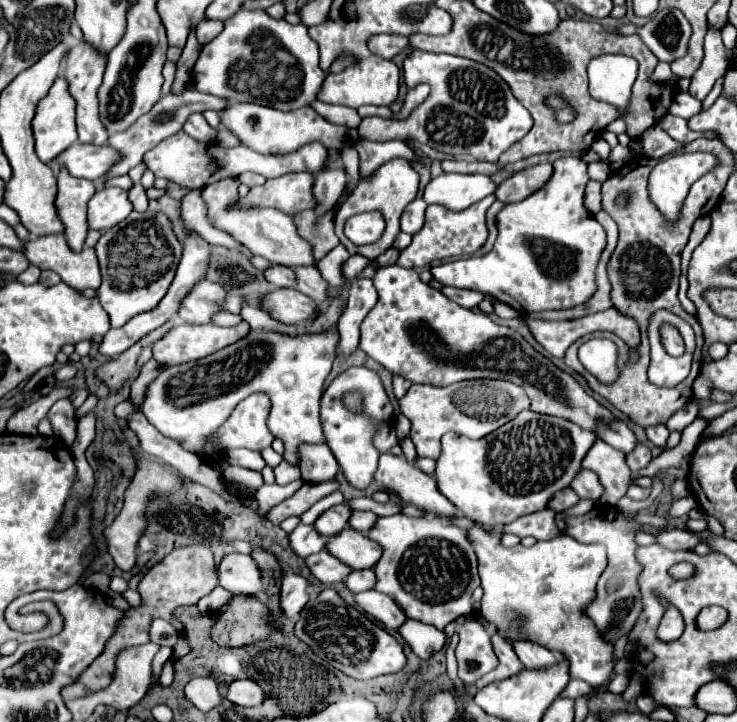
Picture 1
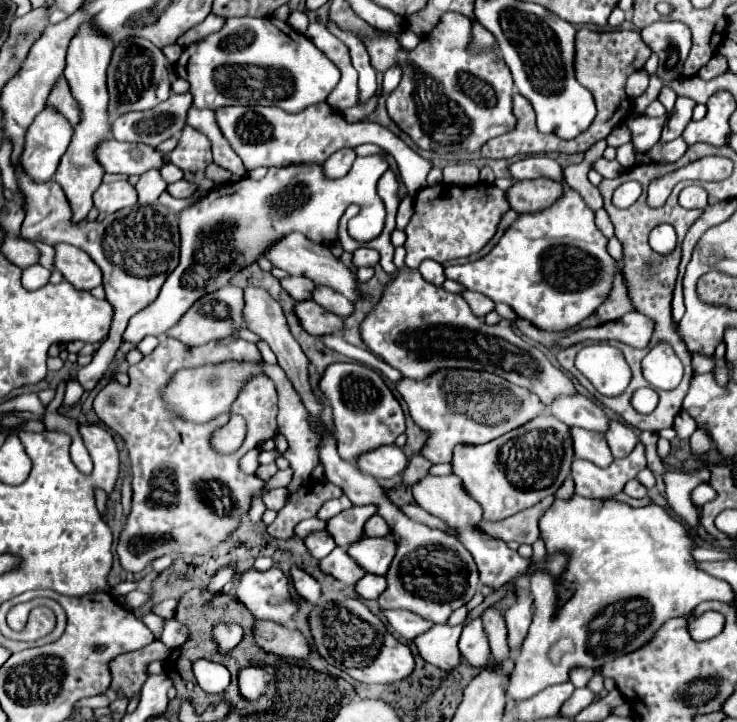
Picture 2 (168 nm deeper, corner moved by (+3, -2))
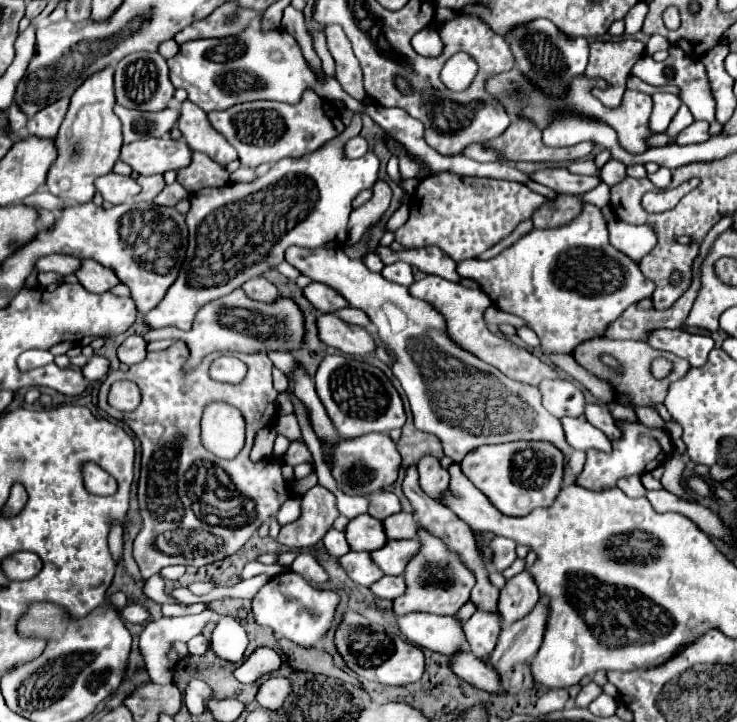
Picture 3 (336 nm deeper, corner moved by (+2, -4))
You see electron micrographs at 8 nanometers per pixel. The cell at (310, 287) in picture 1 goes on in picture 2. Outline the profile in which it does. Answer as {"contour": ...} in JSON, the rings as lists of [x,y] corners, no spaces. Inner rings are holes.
{"contour":[[[316,286],[314,292],[312,292],[312,300],[316,304],[320,304],[322,308],[326,308],[328,312],[332,312],[336,316],[342,316],[342,318],[352,314],[352,310],[354,310],[352,302],[346,296],[342,296],[340,292],[336,292],[328,286]]]}

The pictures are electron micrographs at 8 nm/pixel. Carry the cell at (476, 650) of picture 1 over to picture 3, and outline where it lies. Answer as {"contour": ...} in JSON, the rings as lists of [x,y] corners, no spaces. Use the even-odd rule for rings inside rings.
{"contour":[[[477,610],[463,624],[463,630],[465,630],[471,652],[477,658],[487,658],[495,650],[501,628],[503,628],[503,624],[501,624],[501,614],[499,612]]]}

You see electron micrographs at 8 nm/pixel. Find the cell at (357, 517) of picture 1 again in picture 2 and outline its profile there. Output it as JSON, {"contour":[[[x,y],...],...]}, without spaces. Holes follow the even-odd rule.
{"contour":[[[374,514],[372,518],[368,518],[366,520],[366,524],[364,524],[364,534],[366,536],[388,536],[388,524],[386,524],[386,520],[384,518],[380,518],[378,514]]]}

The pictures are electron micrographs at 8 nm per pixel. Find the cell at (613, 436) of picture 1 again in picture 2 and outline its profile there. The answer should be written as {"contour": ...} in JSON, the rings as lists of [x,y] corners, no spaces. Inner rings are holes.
{"contour":[[[582,394],[556,398],[556,402],[550,406],[550,414],[556,414],[556,418],[560,418],[568,426],[580,426],[600,434],[606,434],[610,428],[610,418],[606,416],[606,412]]]}

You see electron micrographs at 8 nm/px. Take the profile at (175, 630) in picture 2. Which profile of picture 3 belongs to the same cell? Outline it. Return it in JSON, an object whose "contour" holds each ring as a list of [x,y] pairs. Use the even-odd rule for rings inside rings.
{"contour":[[[195,636],[189,640],[189,654],[205,654],[209,650],[209,640],[205,636]]]}

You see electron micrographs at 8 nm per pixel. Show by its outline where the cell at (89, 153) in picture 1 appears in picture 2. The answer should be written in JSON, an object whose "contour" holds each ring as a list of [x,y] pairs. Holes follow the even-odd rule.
{"contour":[[[104,140],[94,150],[96,162],[106,174],[142,174],[150,168],[162,168],[162,154],[142,144]]]}

